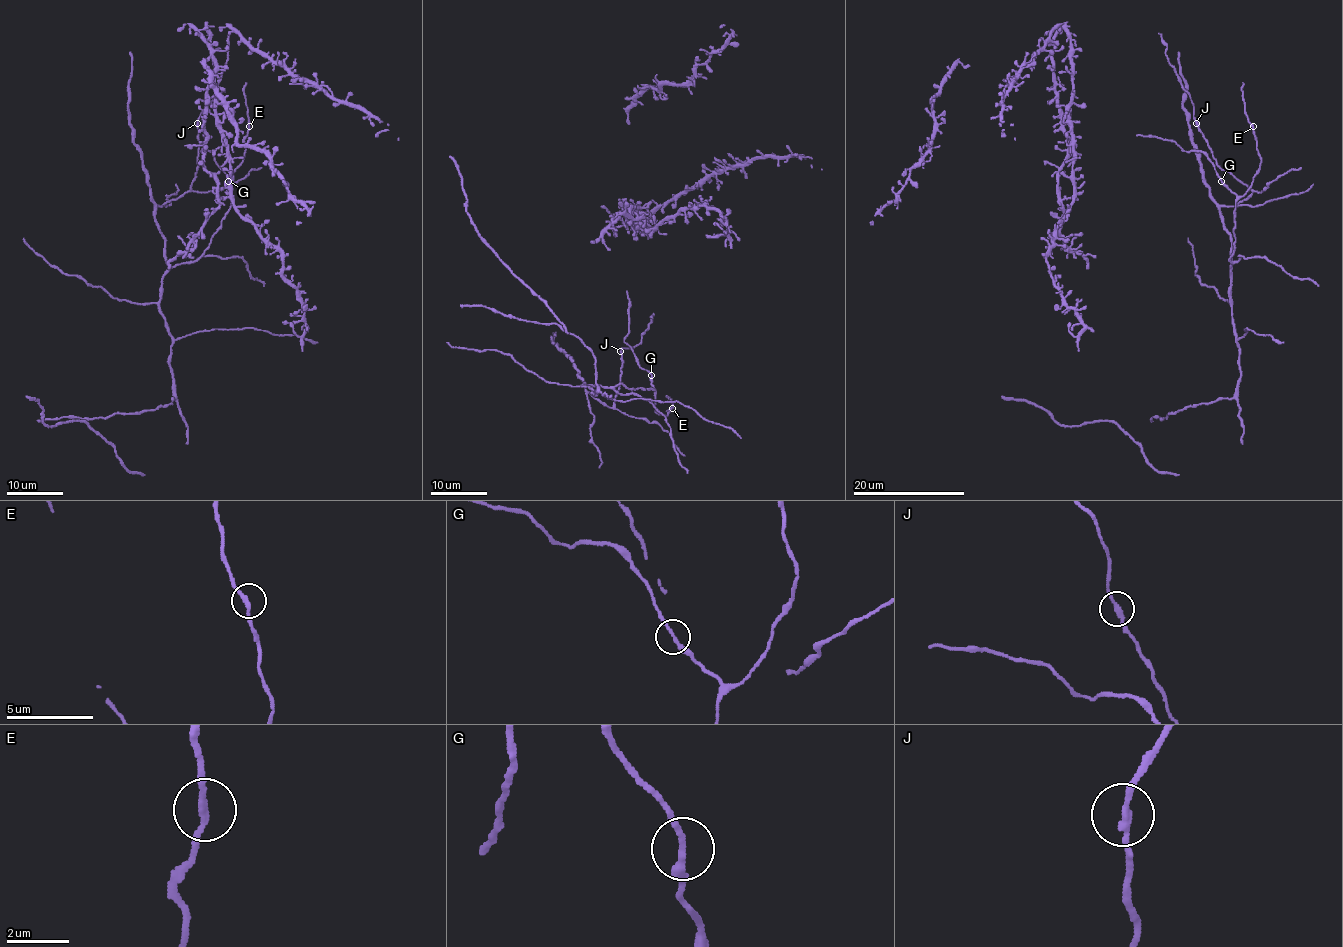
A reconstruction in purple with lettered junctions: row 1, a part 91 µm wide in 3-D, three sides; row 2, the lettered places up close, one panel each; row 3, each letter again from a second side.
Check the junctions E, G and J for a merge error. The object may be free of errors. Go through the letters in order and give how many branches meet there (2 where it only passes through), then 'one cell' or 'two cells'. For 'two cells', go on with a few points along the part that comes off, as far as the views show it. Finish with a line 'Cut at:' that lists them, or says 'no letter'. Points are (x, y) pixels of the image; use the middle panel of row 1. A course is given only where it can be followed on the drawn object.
E: 2 | one cell
G: 2 | one cell
J: 2 | one cell
Cut at: no letter

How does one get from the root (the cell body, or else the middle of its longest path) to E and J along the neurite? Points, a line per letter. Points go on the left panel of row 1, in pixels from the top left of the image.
E: (228, 179), (231, 196), (232, 171), (243, 158), (243, 137), (249, 126)
J: (228, 179), (231, 207), (208, 248), (192, 262), (171, 266), (155, 207), (190, 189), (197, 168), (197, 123)

